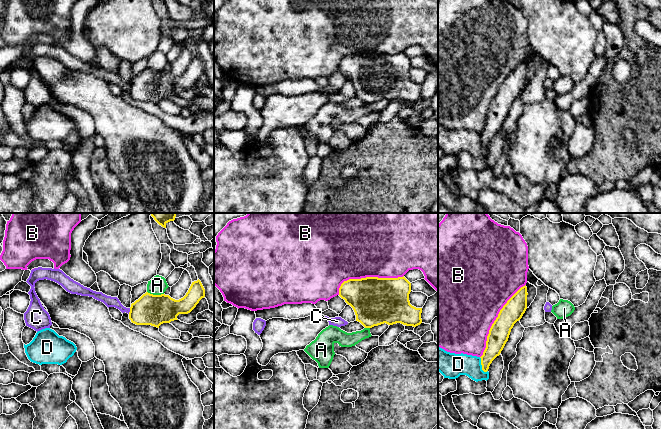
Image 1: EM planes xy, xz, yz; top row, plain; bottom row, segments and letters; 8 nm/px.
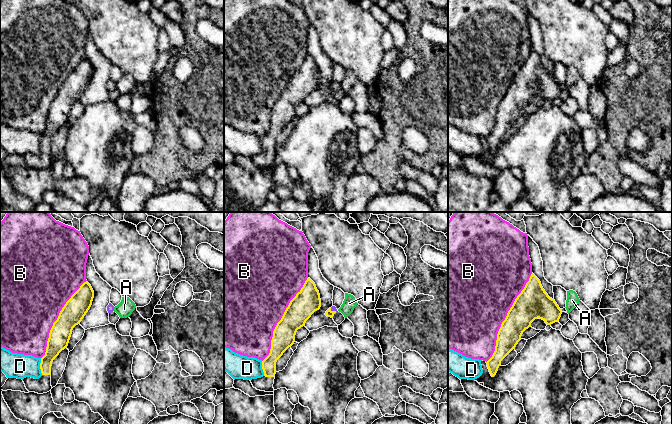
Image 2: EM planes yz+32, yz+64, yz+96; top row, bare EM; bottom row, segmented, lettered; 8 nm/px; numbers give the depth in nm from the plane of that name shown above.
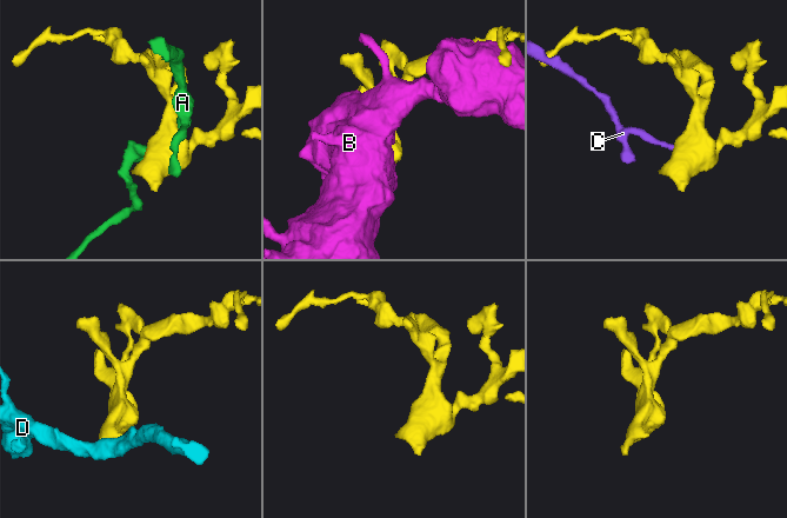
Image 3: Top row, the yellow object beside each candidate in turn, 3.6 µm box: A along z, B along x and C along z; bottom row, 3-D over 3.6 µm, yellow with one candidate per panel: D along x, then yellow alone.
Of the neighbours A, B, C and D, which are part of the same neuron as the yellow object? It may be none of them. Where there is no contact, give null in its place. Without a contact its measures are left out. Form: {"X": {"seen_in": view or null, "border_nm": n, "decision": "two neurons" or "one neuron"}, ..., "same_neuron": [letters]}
{"A": {"seen_in": "xy", "border_nm": 140, "decision": "two neurons"}, "B": {"seen_in": "yz", "border_nm": 700, "decision": "two neurons"}, "C": {"seen_in": "xy", "border_nm": 50, "decision": "two neurons"}, "D": {"seen_in": "yz", "border_nm": 140, "decision": "two neurons"}, "same_neuron": []}

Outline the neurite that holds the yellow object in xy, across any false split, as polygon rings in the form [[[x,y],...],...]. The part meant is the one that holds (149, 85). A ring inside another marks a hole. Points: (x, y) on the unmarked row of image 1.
[[[198,55],[192,58],[186,71],[175,76],[169,71],[153,71],[148,68],[131,80],[129,95],[136,101],[151,101],[159,104],[163,99],[178,96],[179,90],[190,89],[205,73],[205,65]]]

